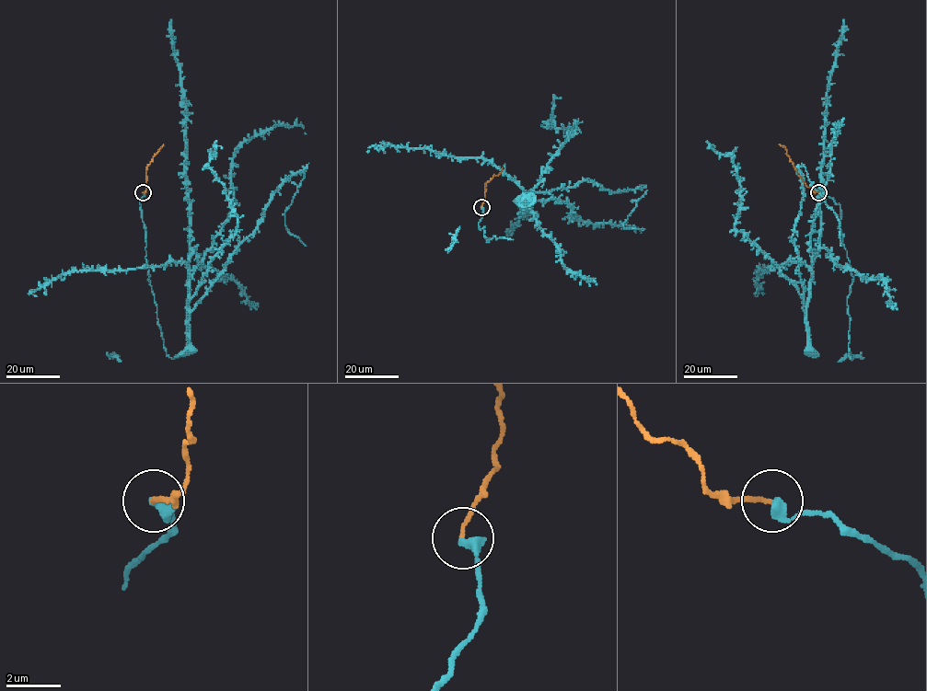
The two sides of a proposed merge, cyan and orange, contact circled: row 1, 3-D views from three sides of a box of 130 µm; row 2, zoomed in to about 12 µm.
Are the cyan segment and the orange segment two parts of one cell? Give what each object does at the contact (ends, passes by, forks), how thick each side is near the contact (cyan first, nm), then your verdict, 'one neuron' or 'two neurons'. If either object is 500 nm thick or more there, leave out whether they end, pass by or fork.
cyan ends; orange ends; calibres 440 and 140 nm; one neuron

